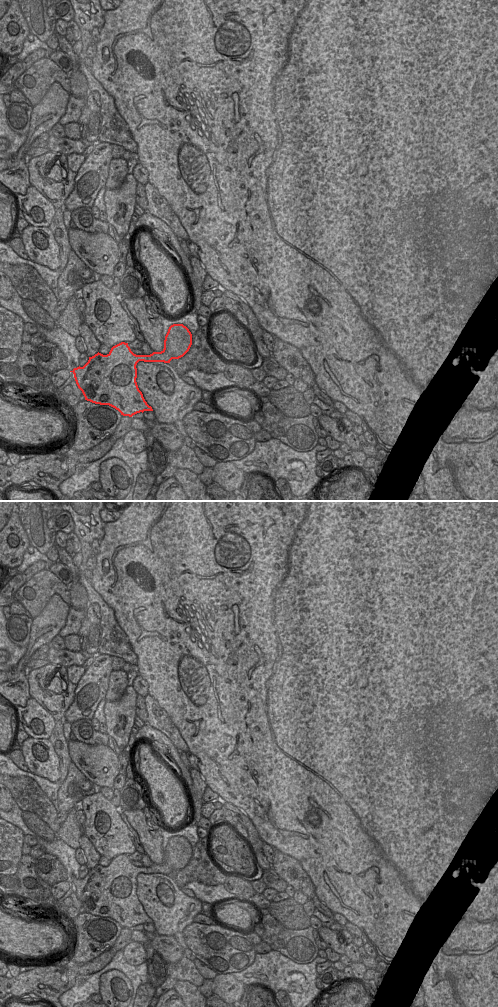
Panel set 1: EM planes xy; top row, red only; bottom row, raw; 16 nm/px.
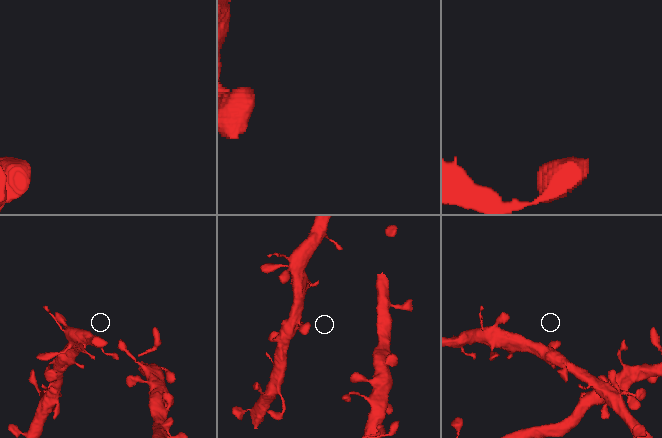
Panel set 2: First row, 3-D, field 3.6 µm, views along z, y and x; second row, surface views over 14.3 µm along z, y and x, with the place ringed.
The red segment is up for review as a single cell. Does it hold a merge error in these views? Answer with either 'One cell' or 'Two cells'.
One cell.

